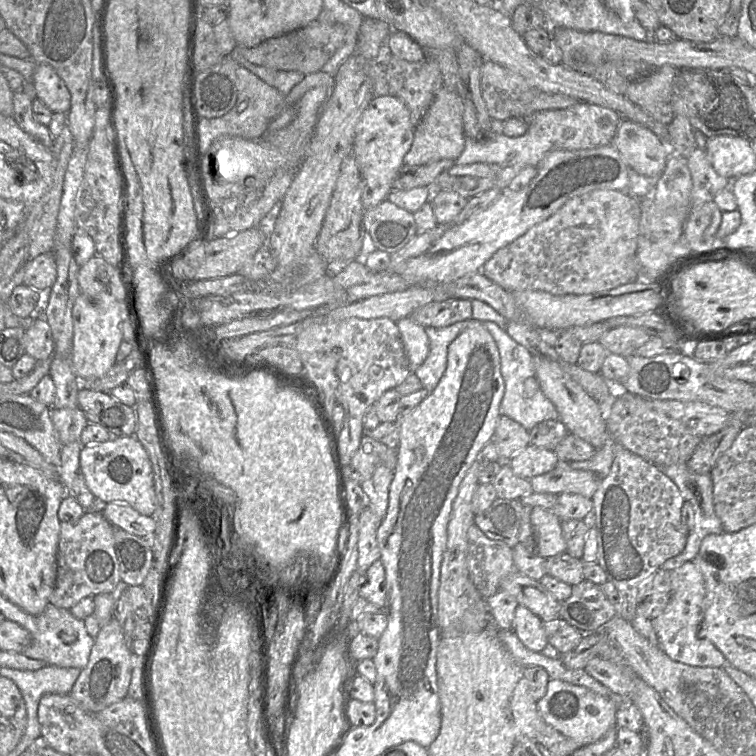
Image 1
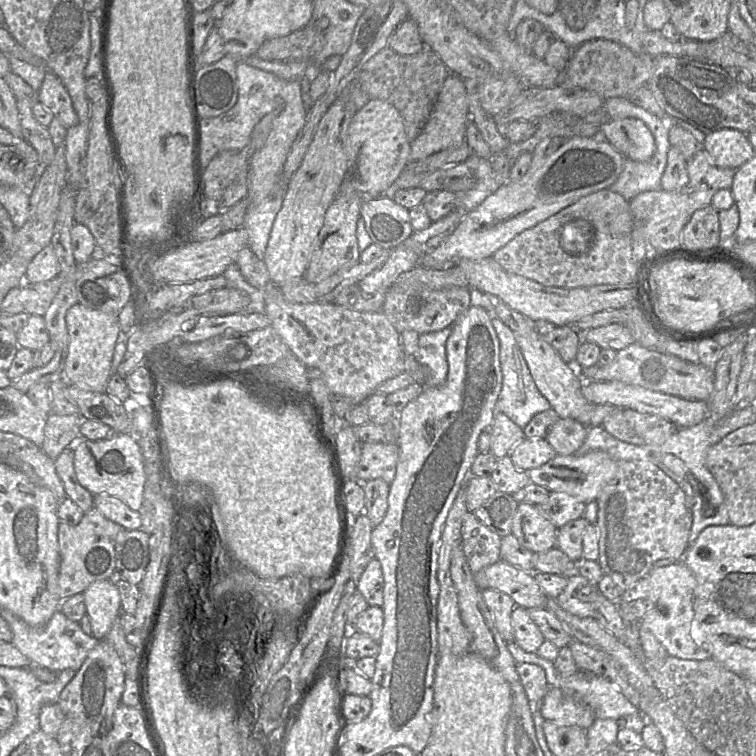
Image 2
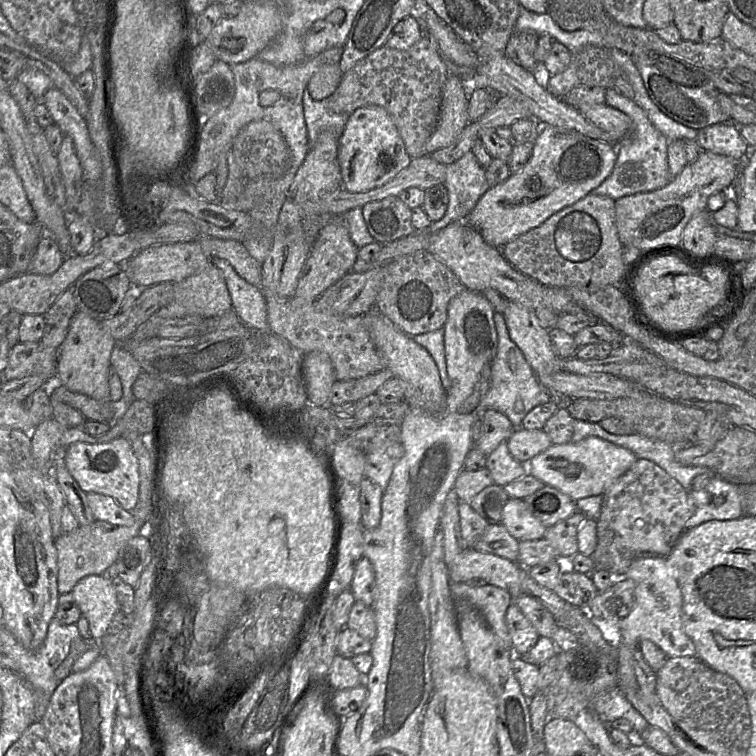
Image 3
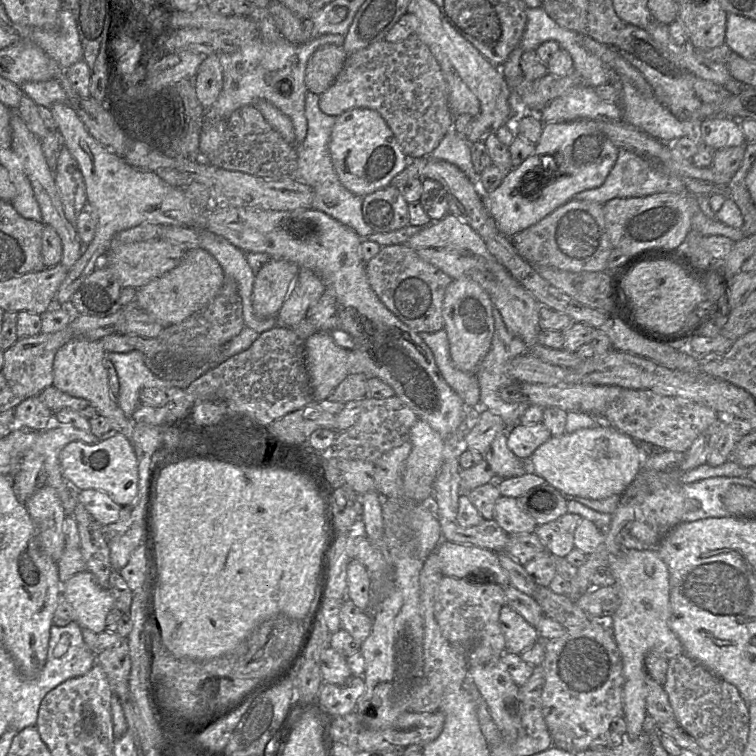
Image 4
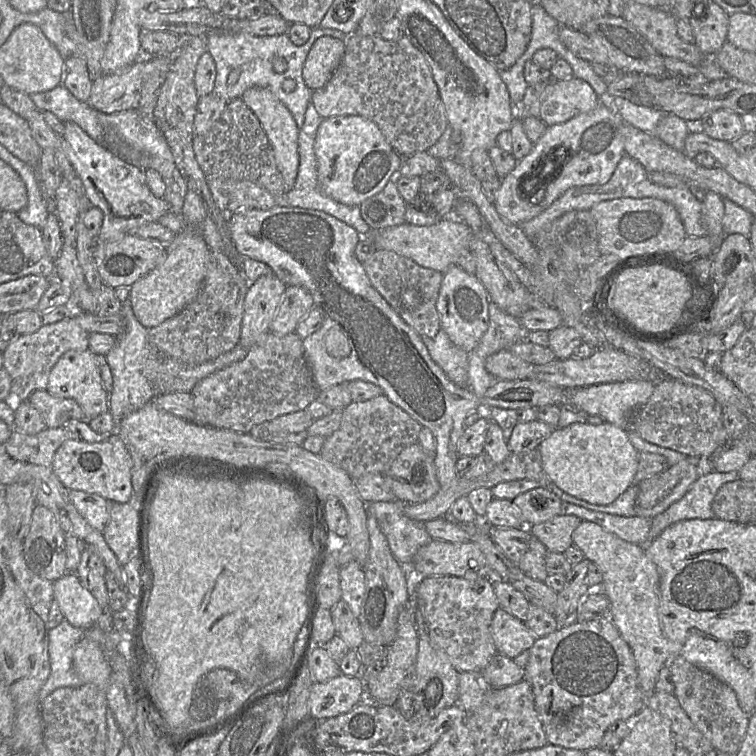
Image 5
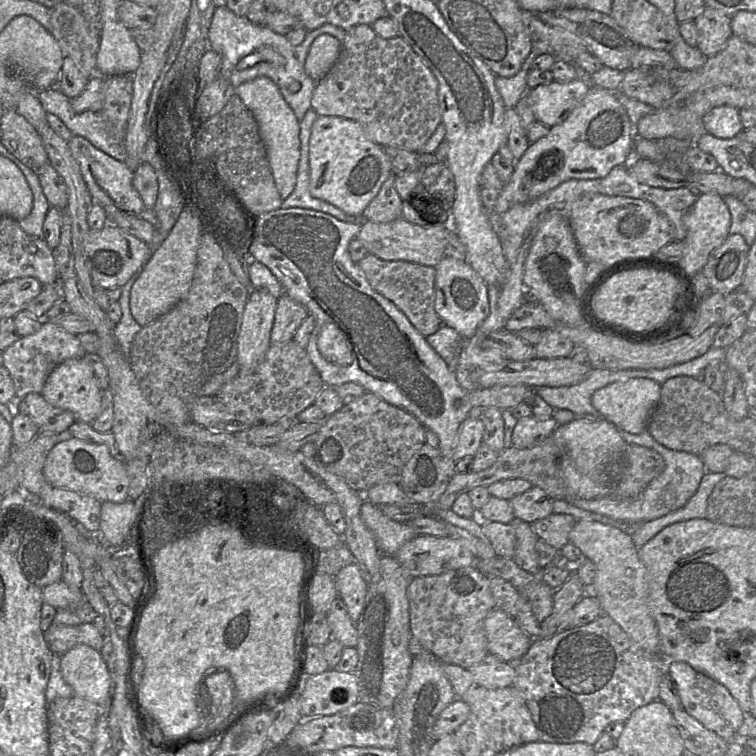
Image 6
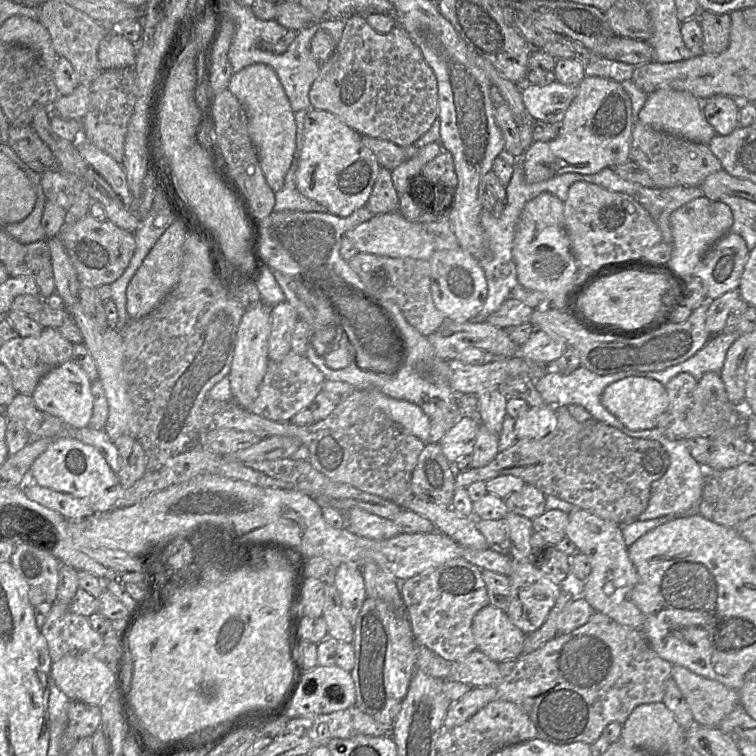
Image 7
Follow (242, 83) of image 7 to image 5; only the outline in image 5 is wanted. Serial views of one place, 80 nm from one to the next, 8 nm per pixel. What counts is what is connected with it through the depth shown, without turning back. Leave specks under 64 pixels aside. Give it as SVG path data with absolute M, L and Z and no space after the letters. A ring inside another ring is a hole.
M249 88L243 93L241 99L253 111L262 125L271 143L277 168L282 175L285 193L289 192L295 184L299 167L299 129L291 112L272 92L265 88Z

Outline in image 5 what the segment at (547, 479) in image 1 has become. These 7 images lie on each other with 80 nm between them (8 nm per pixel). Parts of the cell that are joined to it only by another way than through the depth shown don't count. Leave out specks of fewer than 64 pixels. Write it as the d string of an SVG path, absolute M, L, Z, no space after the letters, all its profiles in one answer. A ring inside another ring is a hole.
M577 422L564 428L555 428L537 447L541 455L542 467L551 482L550 487L556 487L590 504L607 505L613 502L634 484L638 469L639 452L631 444L628 432L608 422L599 425Z

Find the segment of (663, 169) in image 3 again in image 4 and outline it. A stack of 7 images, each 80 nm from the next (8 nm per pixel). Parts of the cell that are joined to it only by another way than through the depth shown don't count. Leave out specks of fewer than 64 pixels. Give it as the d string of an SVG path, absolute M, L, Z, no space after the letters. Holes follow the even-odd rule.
M621 148L618 151L617 160L604 183L598 188L577 193L573 199L592 201L603 205L615 198L645 197L664 192L687 194L688 191L679 178L660 171L640 156Z

